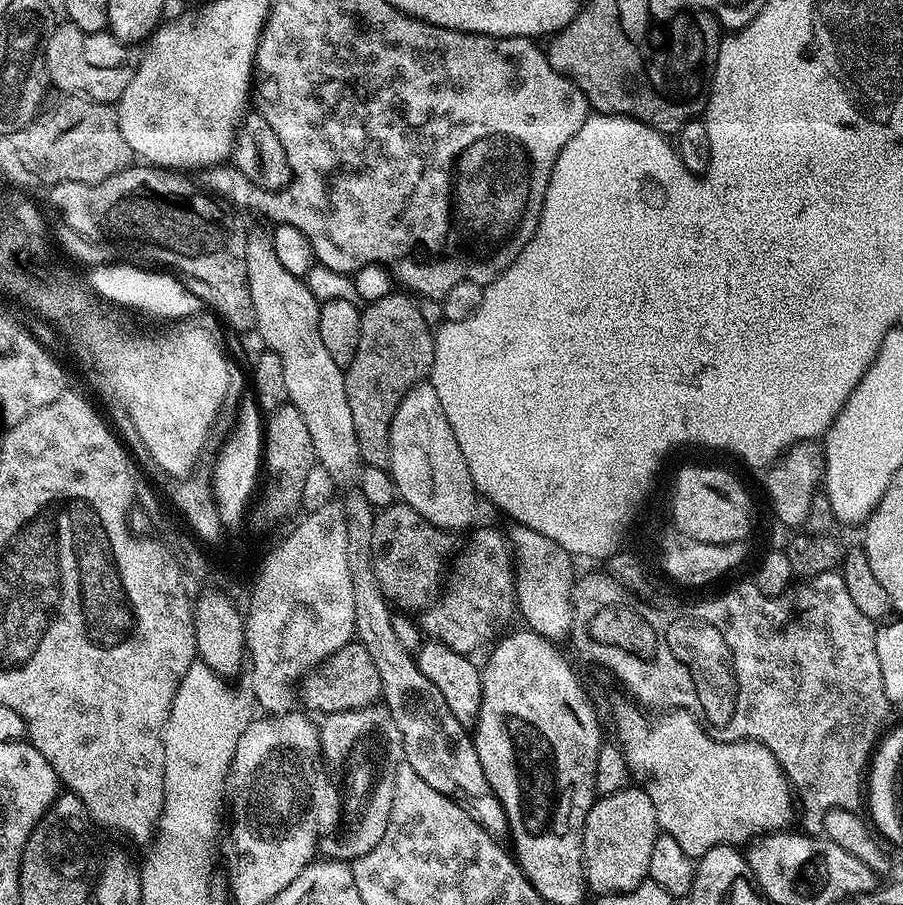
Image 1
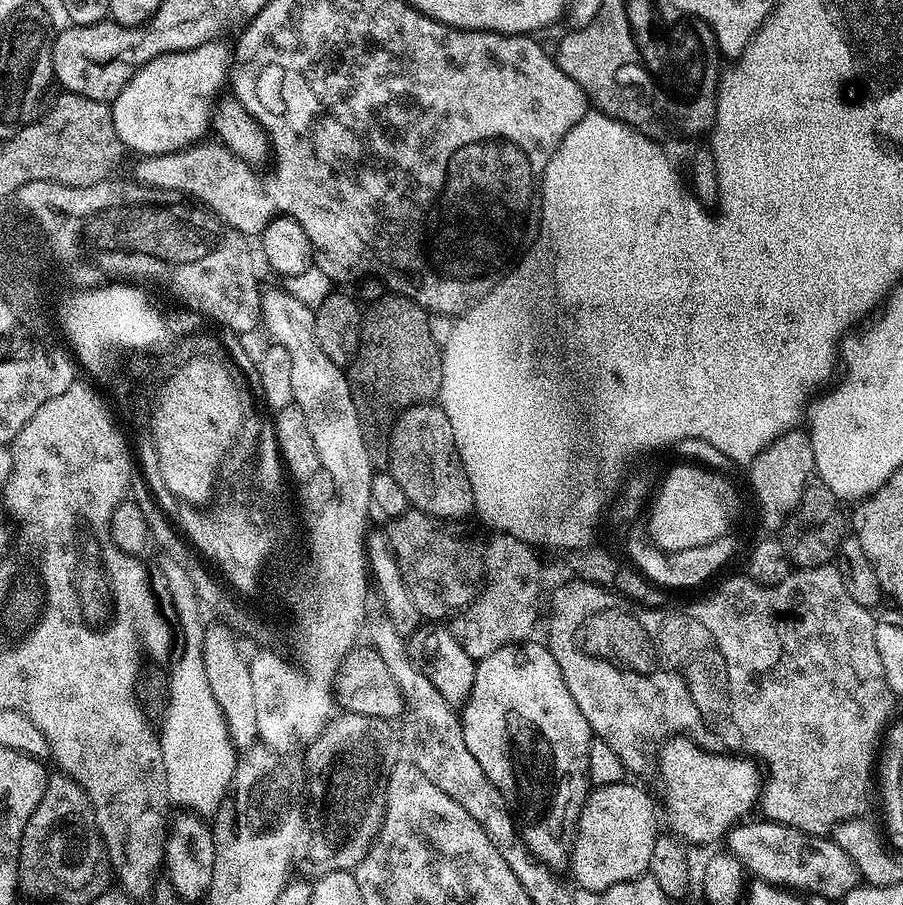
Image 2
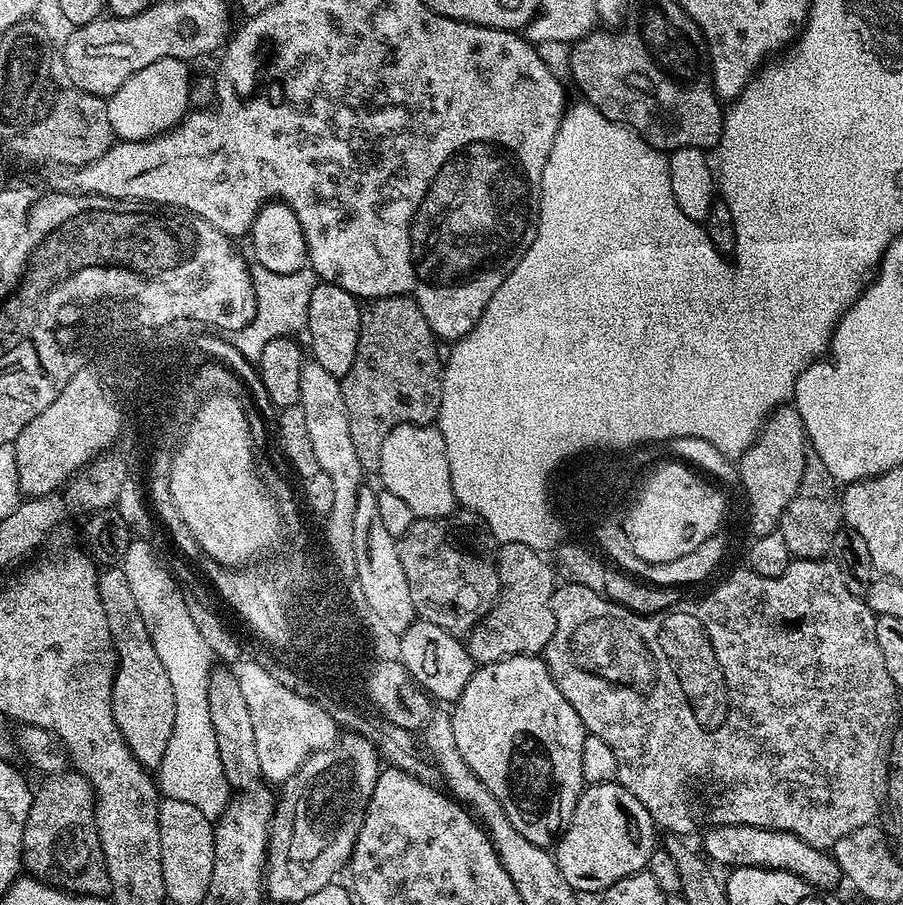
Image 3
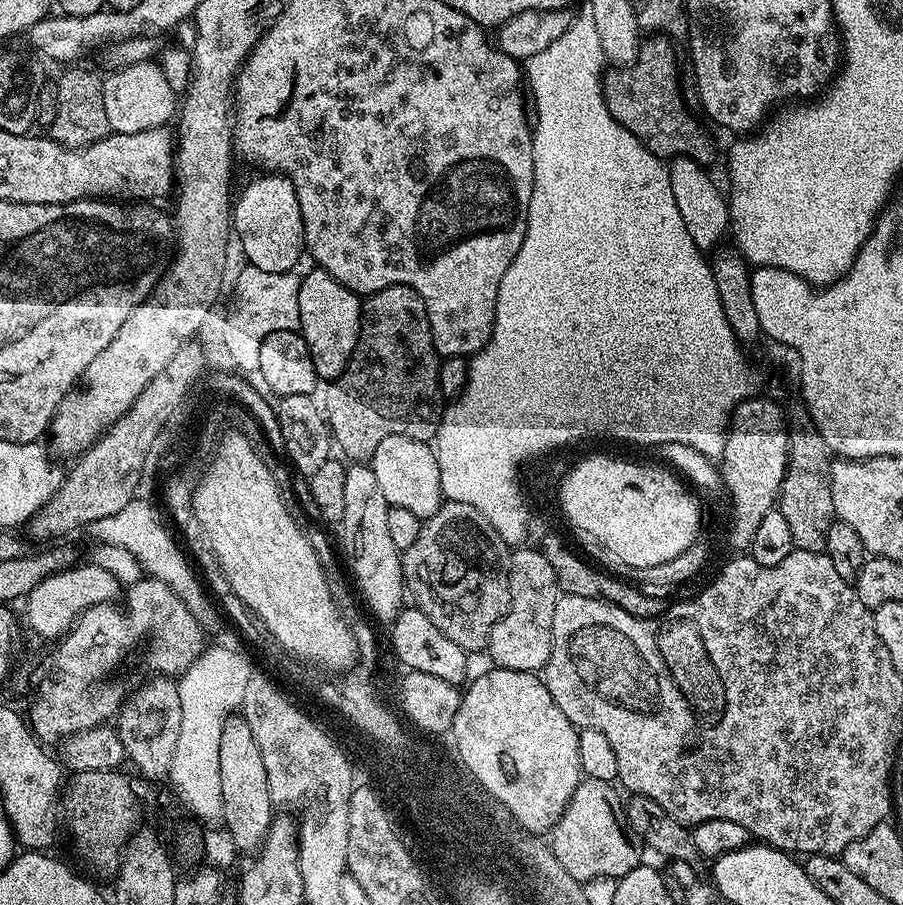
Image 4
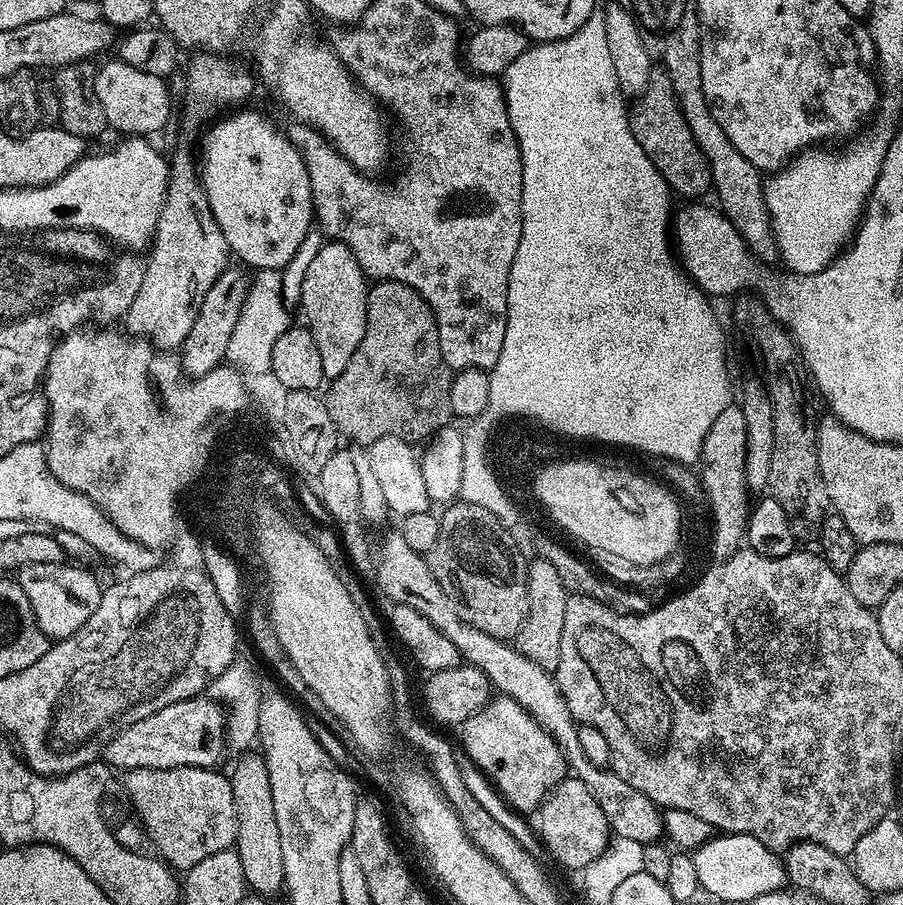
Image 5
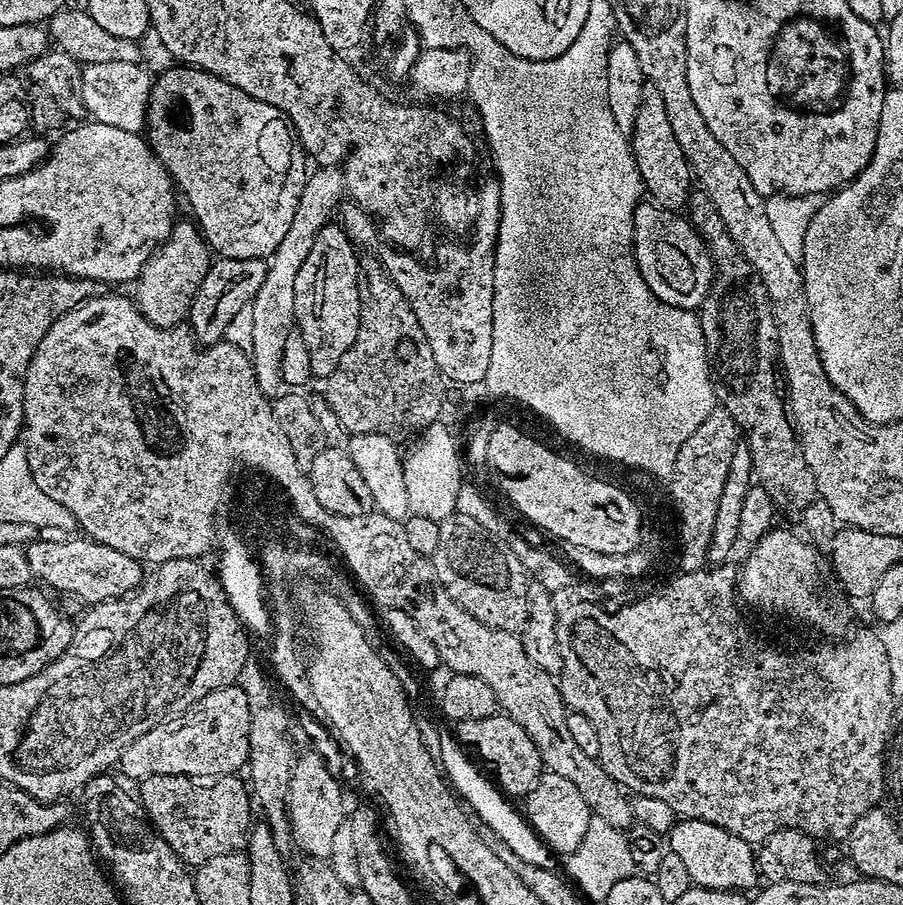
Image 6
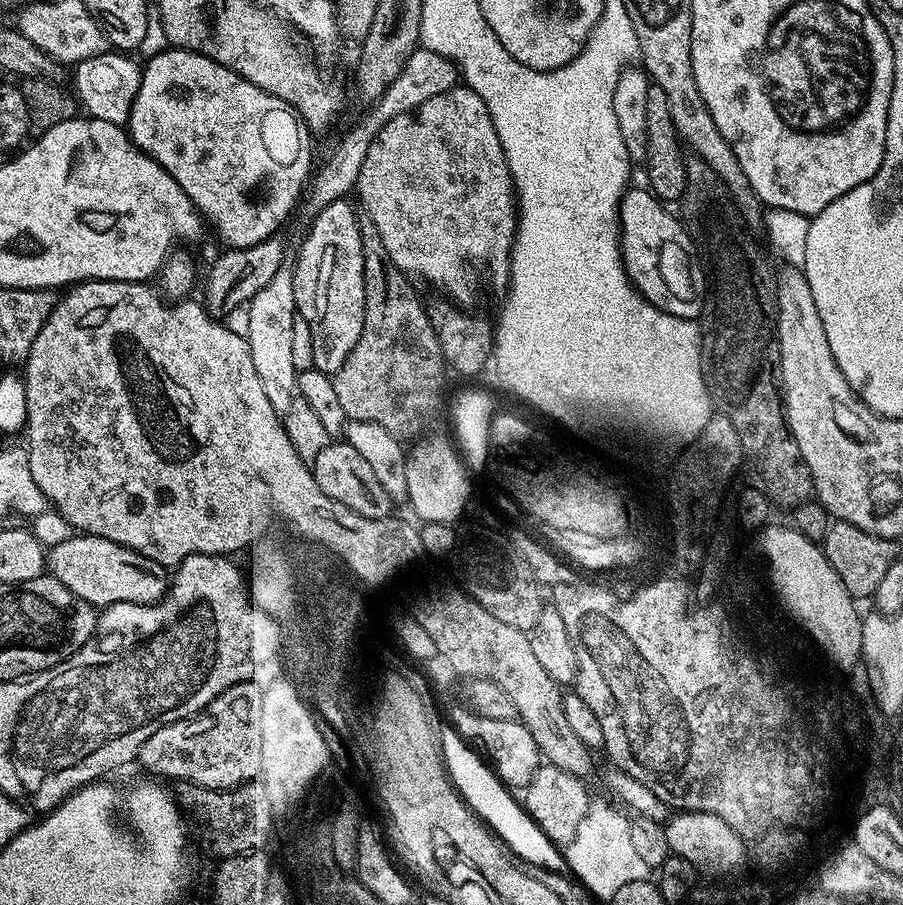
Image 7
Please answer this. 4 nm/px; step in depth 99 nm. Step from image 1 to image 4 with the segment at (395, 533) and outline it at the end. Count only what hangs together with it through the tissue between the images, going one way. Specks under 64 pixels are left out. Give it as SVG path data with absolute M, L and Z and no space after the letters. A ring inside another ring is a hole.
M453 500L441 503L440 509L421 523L418 538L401 555L407 595L416 599L415 607L421 608L450 642L458 642L466 653L483 653L490 630L510 606L509 555L509 545L474 506Z

